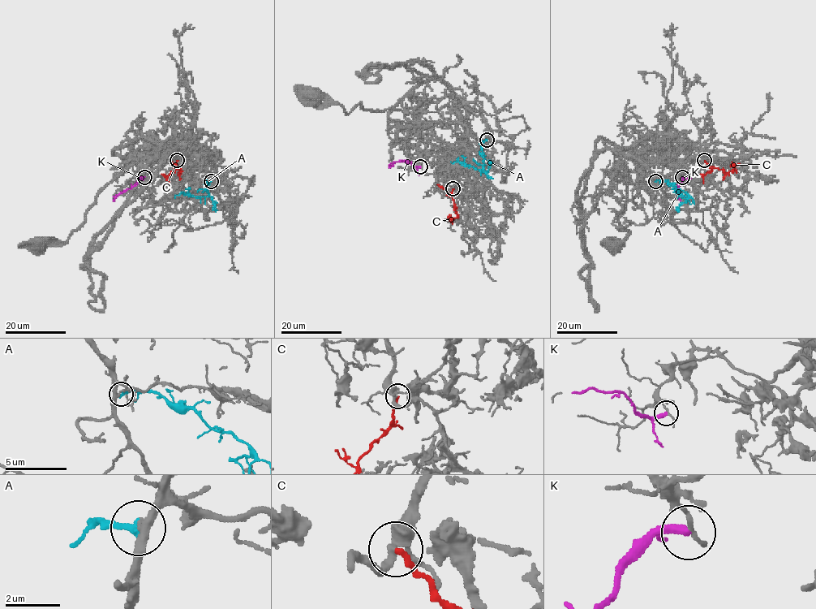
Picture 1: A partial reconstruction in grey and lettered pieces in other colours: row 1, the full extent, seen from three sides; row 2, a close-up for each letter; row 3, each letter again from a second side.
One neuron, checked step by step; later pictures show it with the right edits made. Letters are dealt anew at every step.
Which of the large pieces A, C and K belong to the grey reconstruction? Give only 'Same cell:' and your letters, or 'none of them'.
Same cell: none of them

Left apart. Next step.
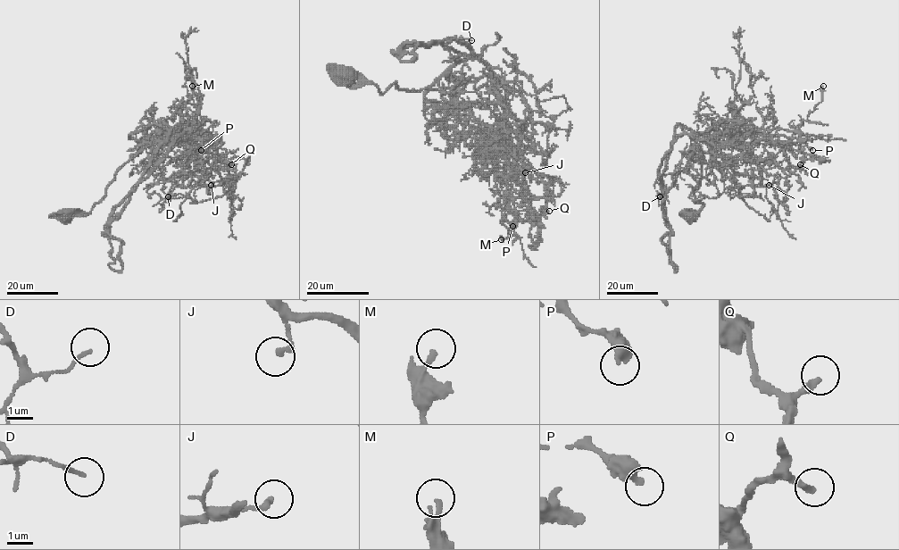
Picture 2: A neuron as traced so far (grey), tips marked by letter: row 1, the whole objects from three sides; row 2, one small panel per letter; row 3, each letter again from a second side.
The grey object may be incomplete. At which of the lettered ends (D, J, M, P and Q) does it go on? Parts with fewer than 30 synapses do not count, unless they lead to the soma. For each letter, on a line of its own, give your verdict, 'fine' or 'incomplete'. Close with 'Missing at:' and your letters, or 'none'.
D: fine
J: fine
M: fine
P: fine
Q: fine
Missing at: none

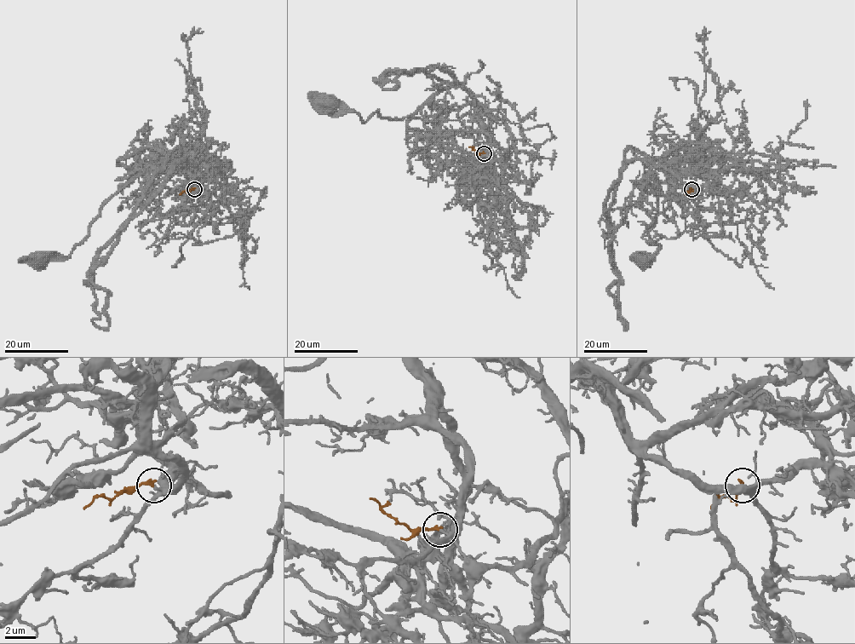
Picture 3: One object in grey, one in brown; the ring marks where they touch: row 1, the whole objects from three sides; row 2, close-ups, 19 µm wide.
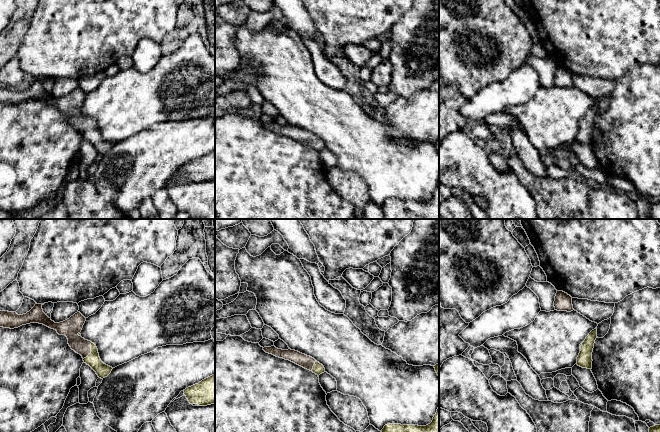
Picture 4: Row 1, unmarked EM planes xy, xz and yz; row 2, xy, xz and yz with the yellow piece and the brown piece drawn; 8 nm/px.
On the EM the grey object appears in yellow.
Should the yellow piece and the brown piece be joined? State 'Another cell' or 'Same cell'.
Same cell

